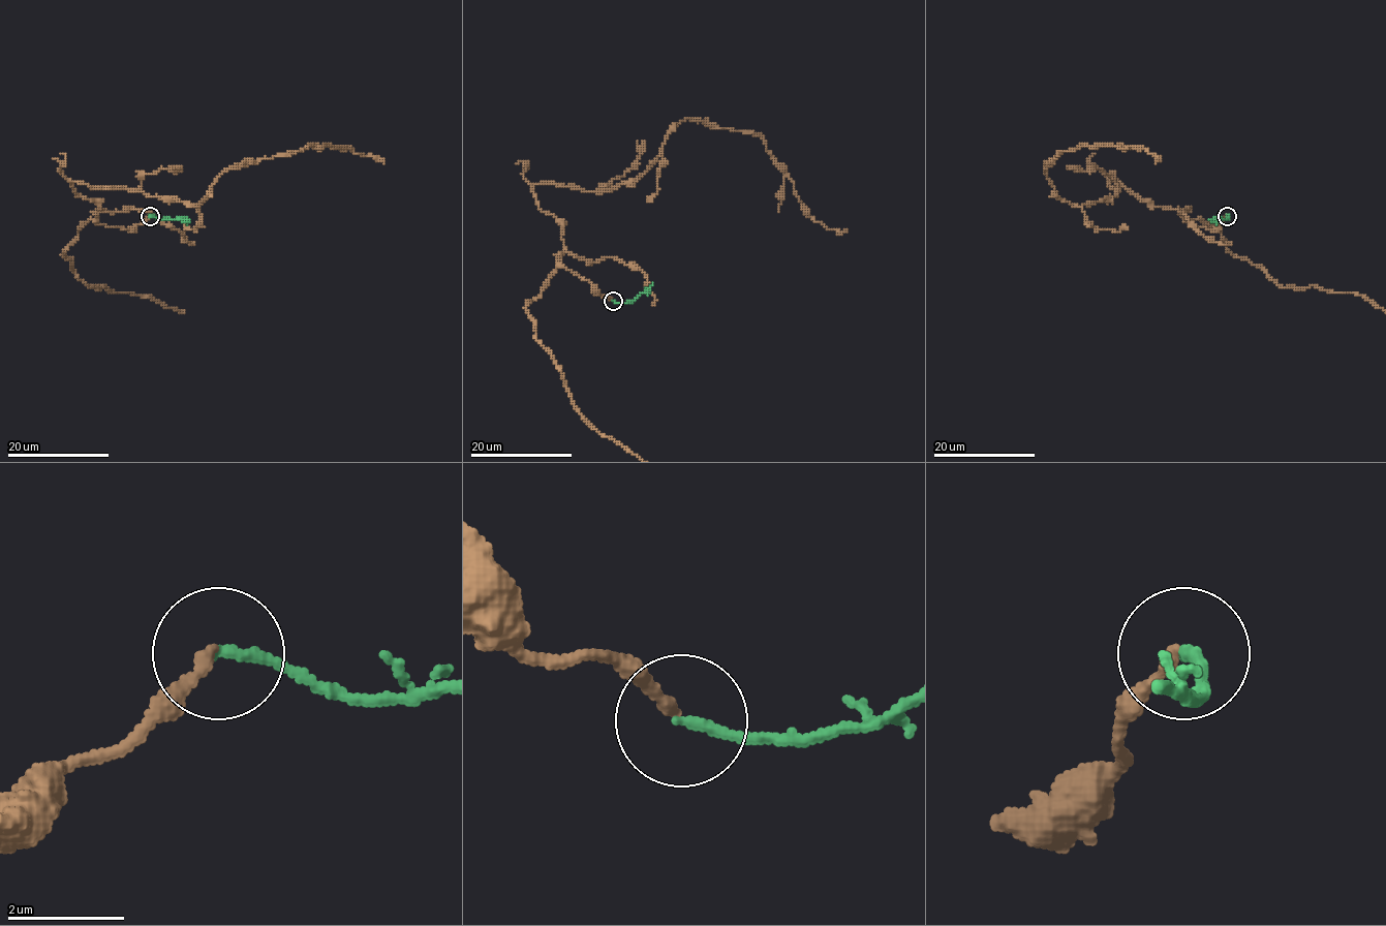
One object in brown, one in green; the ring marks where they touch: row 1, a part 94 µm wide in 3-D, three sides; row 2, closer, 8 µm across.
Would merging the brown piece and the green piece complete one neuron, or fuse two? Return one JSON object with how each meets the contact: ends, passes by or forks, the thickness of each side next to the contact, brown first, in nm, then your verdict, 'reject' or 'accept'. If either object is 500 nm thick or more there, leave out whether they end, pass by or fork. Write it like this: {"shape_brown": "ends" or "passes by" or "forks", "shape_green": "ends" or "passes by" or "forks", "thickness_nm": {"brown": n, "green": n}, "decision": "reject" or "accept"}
{"shape_brown": "ends", "shape_green": "ends", "thickness_nm": {"brown": 200, "green": 190}, "decision": "accept"}

